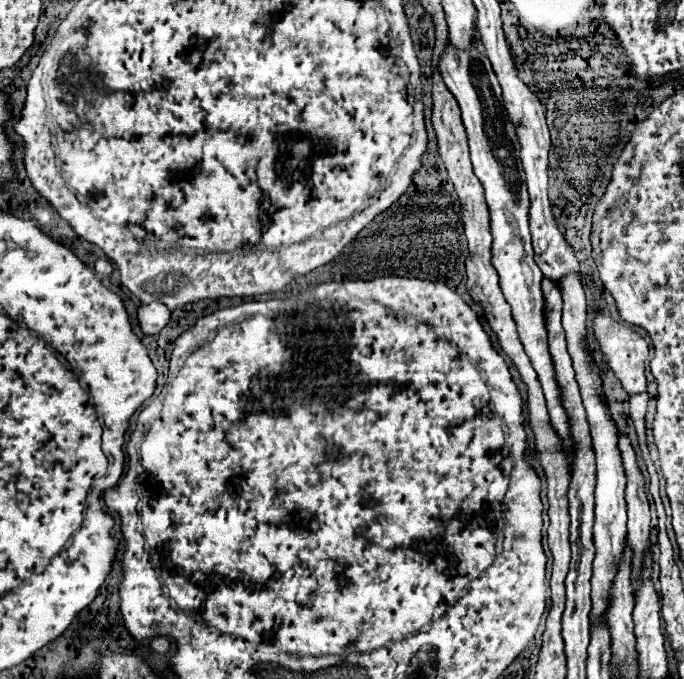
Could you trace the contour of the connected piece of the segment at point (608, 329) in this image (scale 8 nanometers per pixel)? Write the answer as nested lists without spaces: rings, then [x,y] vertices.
[[[599,314],[593,322],[595,328],[595,336],[601,344],[601,352],[607,356],[609,360],[609,368],[615,372],[615,376],[621,380],[623,388],[633,396],[633,394],[641,394],[647,392],[647,376],[645,376],[645,360],[649,354],[649,346],[647,342],[633,332],[631,328],[625,328],[623,324],[615,322],[611,316],[603,316]]]

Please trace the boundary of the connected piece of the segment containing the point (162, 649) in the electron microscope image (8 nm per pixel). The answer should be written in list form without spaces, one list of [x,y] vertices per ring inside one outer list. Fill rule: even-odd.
[[[157,636],[157,638],[151,640],[149,650],[151,650],[153,654],[167,654],[167,652],[169,652],[169,640],[167,640],[165,636]]]

